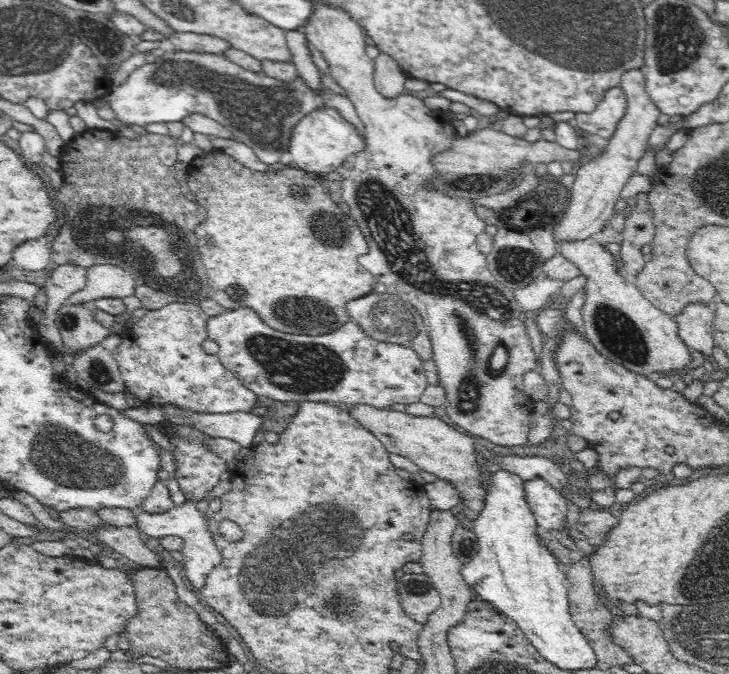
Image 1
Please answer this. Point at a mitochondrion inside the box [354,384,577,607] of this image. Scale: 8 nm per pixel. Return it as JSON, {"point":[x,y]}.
{"point":[466,548]}

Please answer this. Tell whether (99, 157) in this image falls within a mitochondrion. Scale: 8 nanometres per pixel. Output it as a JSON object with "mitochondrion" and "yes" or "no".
{"mitochondrion":"no"}

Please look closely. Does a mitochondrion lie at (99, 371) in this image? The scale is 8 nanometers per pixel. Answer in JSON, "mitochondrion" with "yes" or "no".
{"mitochondrion":"yes"}

